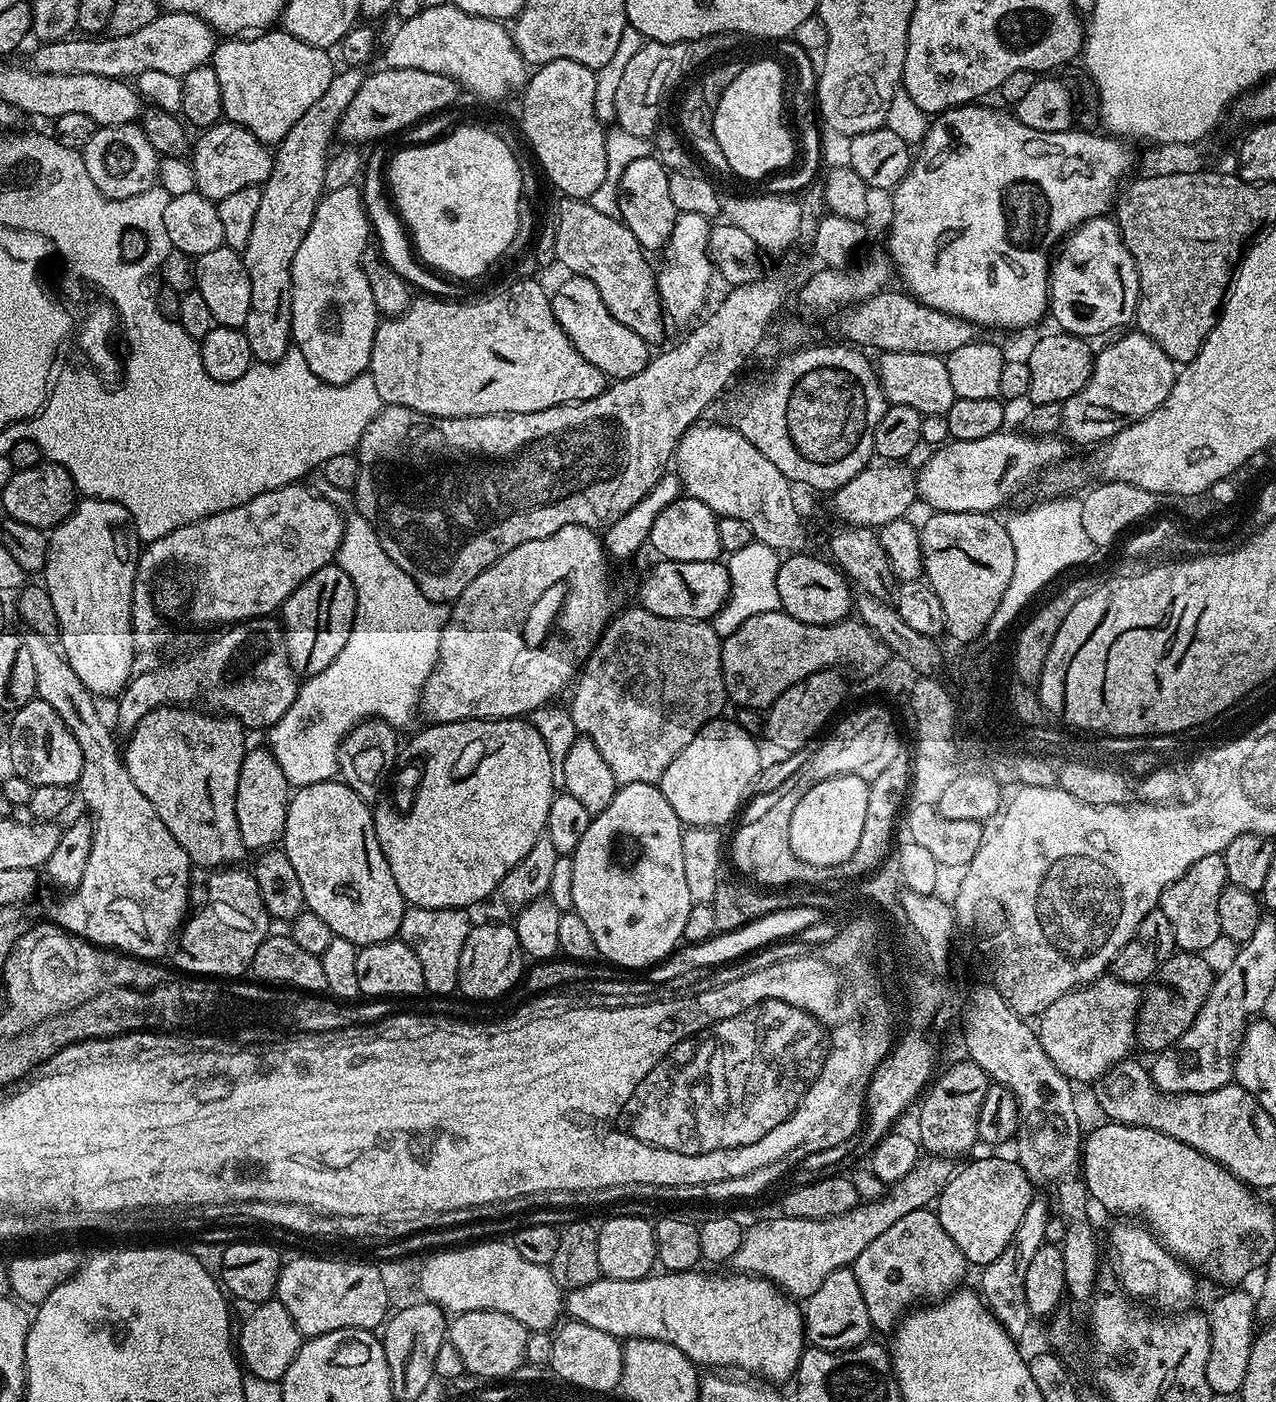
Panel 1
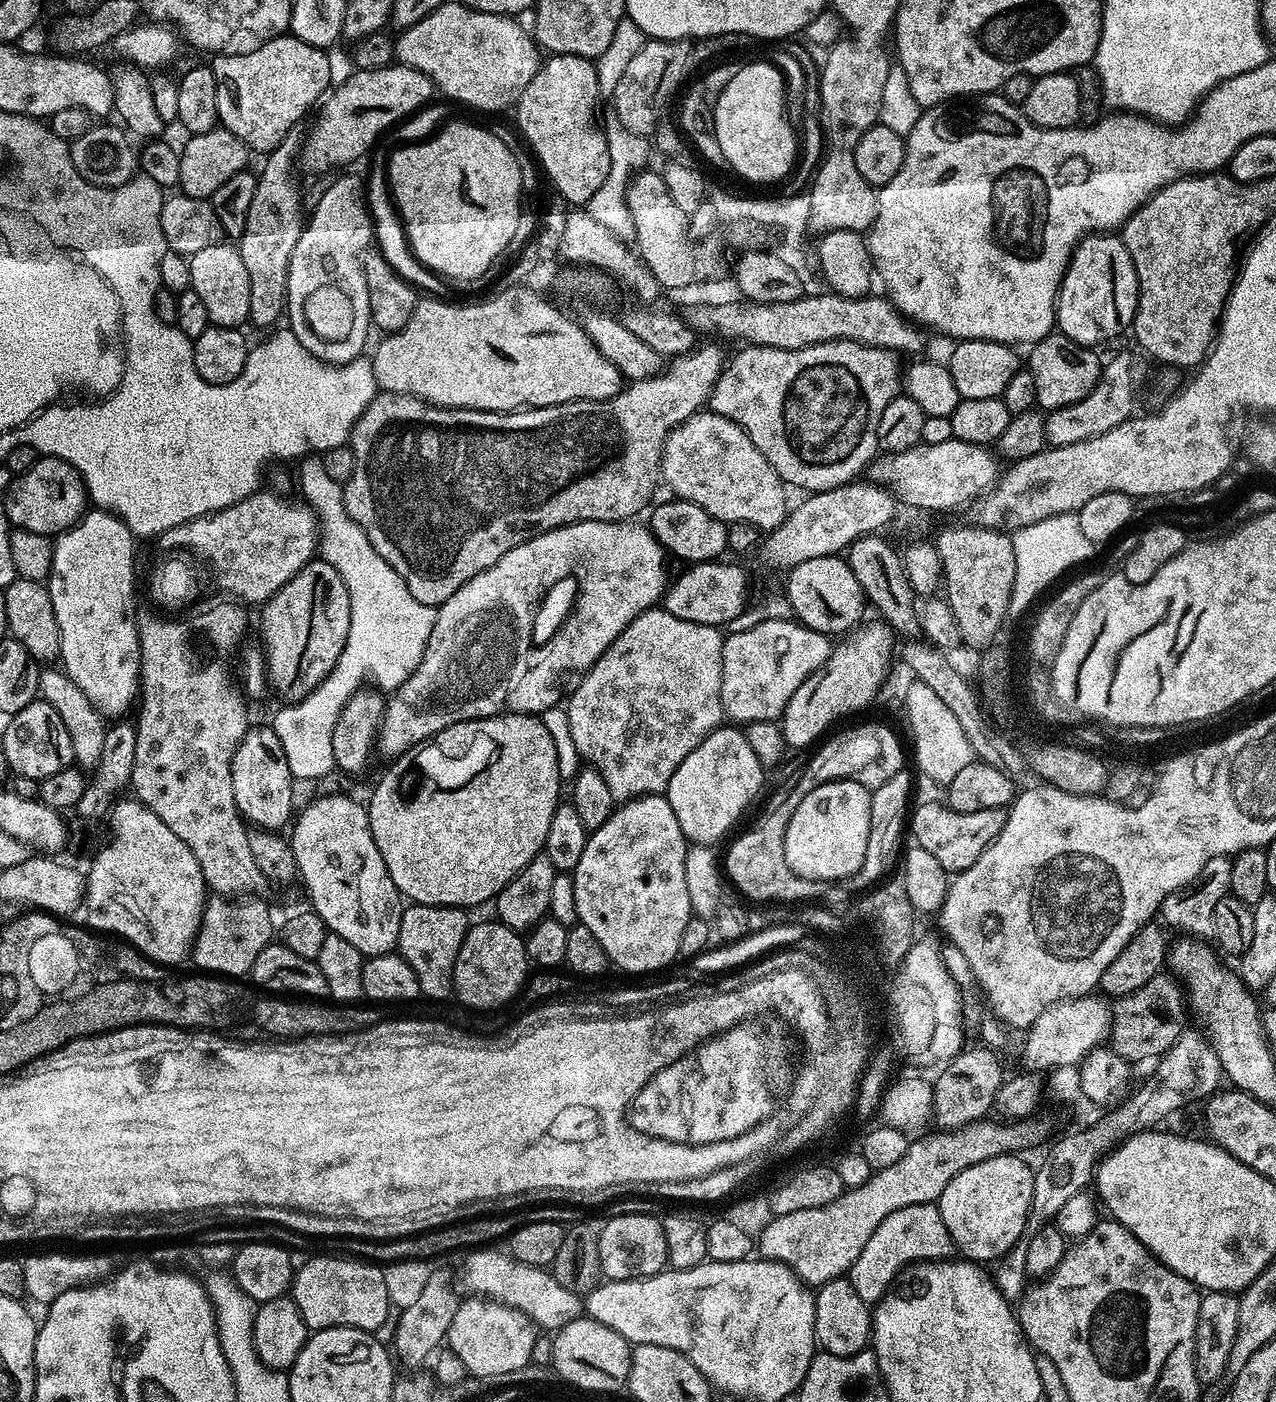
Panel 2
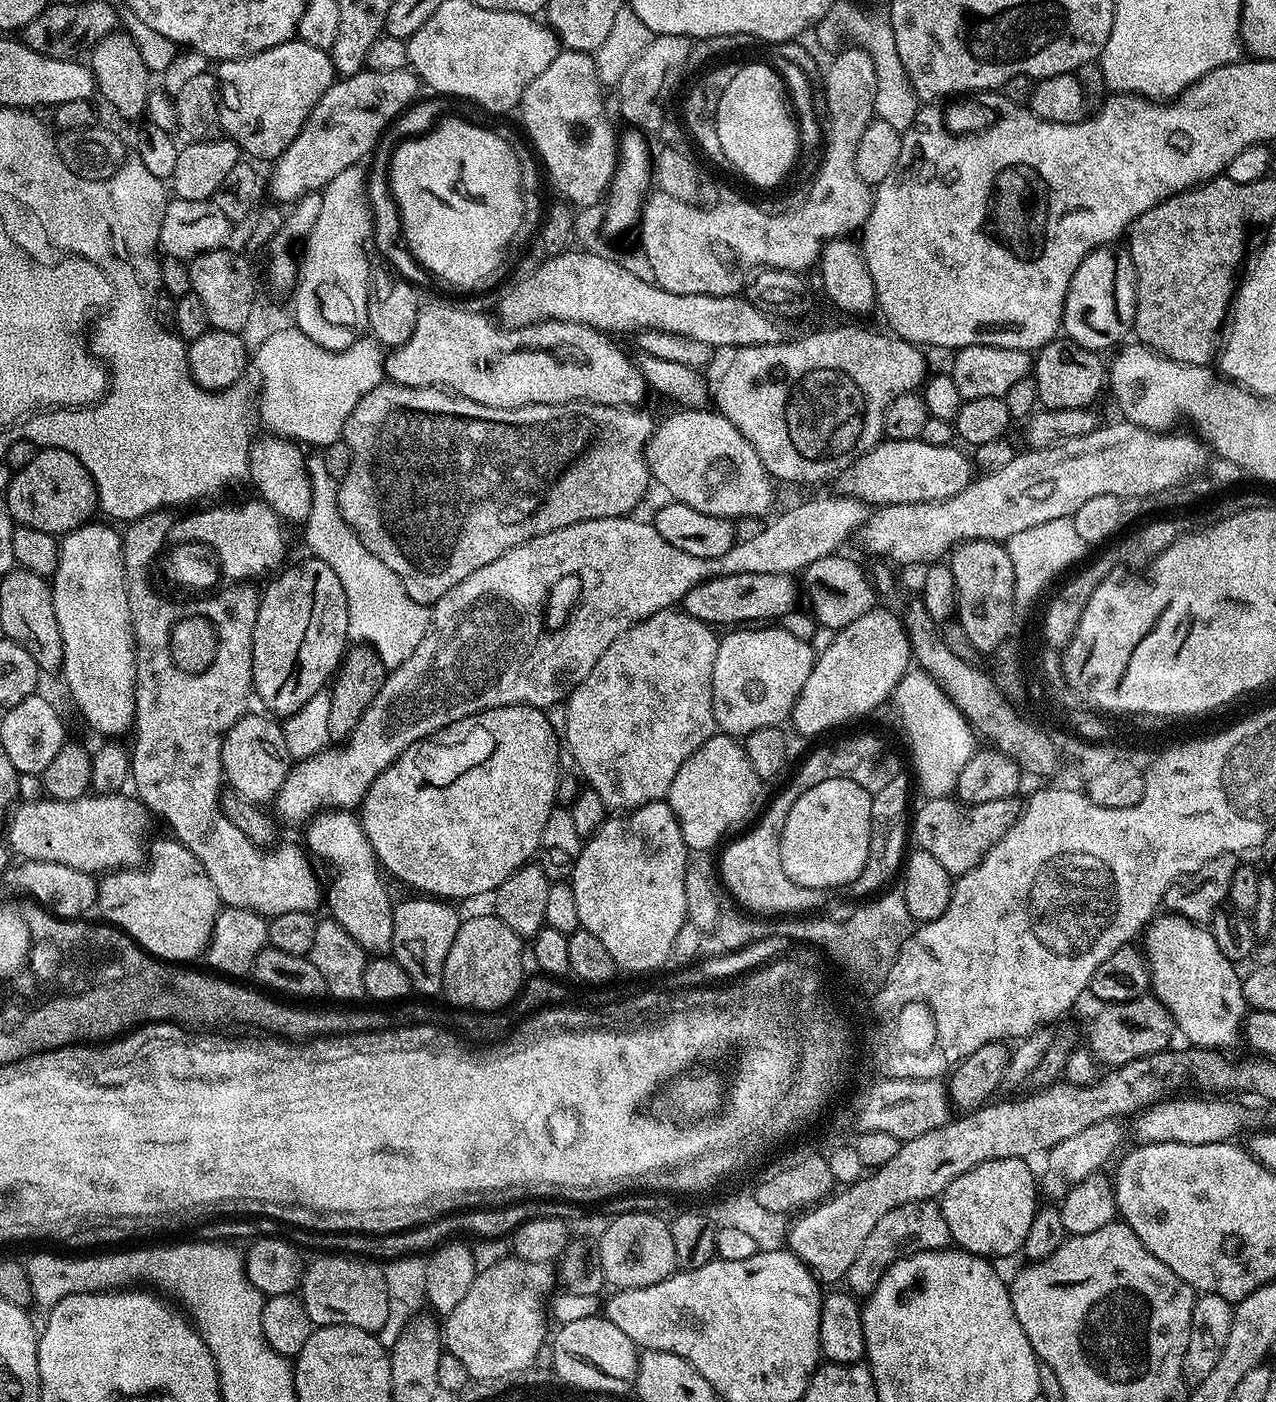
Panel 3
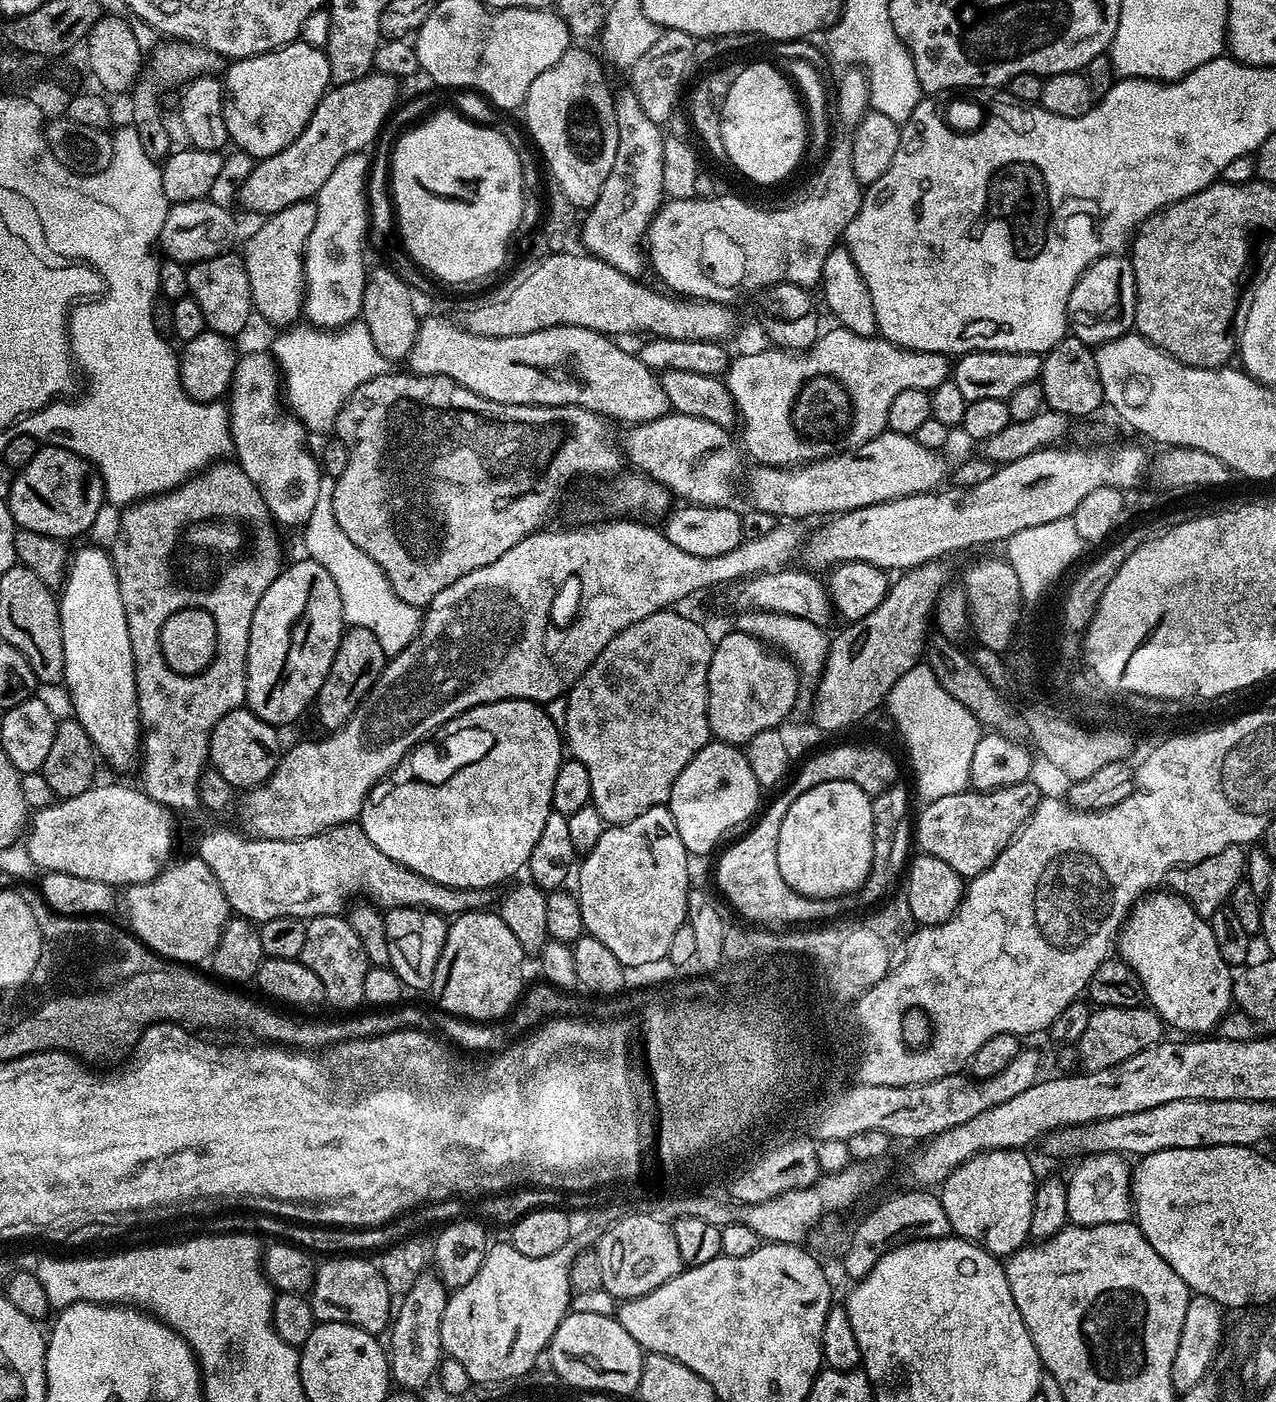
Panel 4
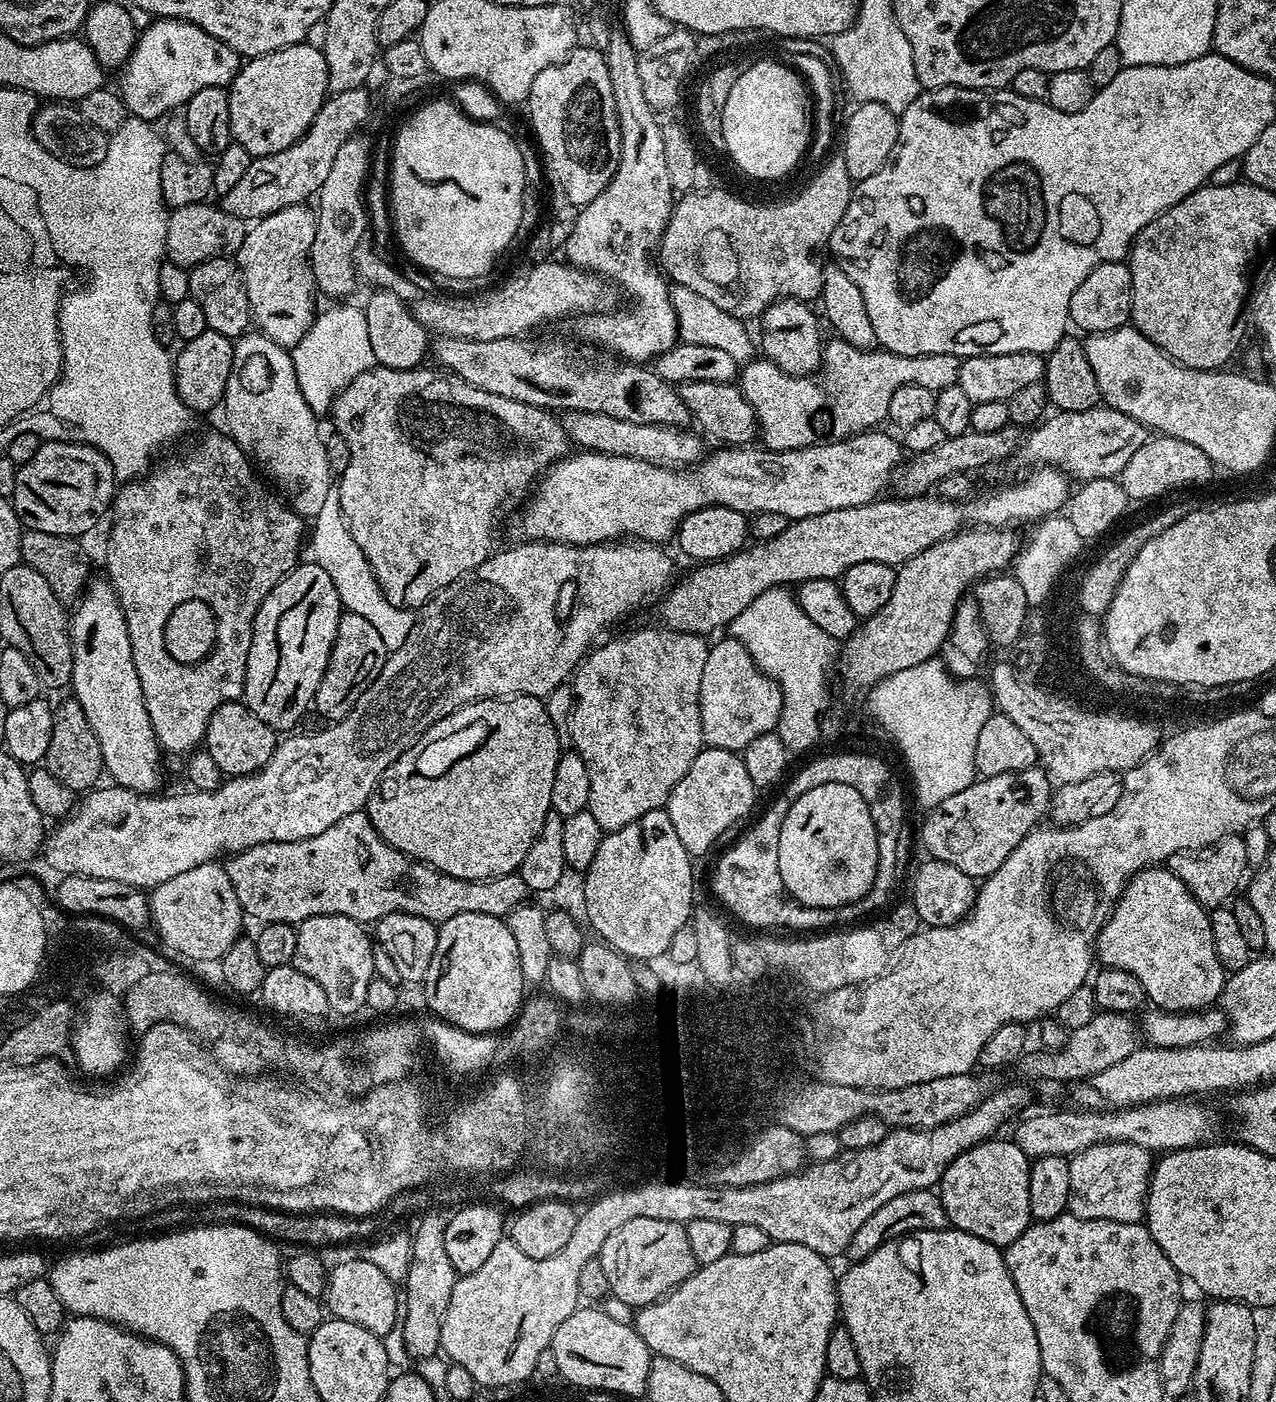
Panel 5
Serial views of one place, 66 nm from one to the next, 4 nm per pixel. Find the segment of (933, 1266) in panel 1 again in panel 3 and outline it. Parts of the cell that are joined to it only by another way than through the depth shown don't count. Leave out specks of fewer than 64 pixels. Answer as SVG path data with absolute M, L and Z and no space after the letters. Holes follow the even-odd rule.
M919 1200L898 1206L887 1212L882 1222L878 1222L878 1226L870 1230L870 1238L866 1238L858 1258L854 1258L854 1266L850 1266L848 1271L847 1291L857 1297L867 1298L875 1291L884 1272L905 1254L912 1254L917 1250L937 1252L951 1244L950 1226L946 1226L946 1218L936 1200Z

